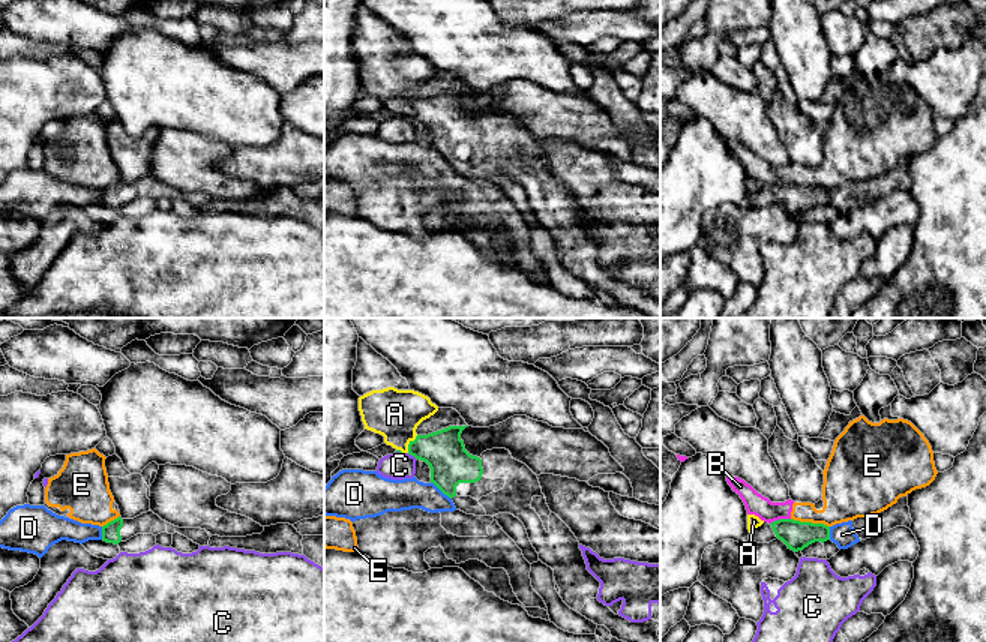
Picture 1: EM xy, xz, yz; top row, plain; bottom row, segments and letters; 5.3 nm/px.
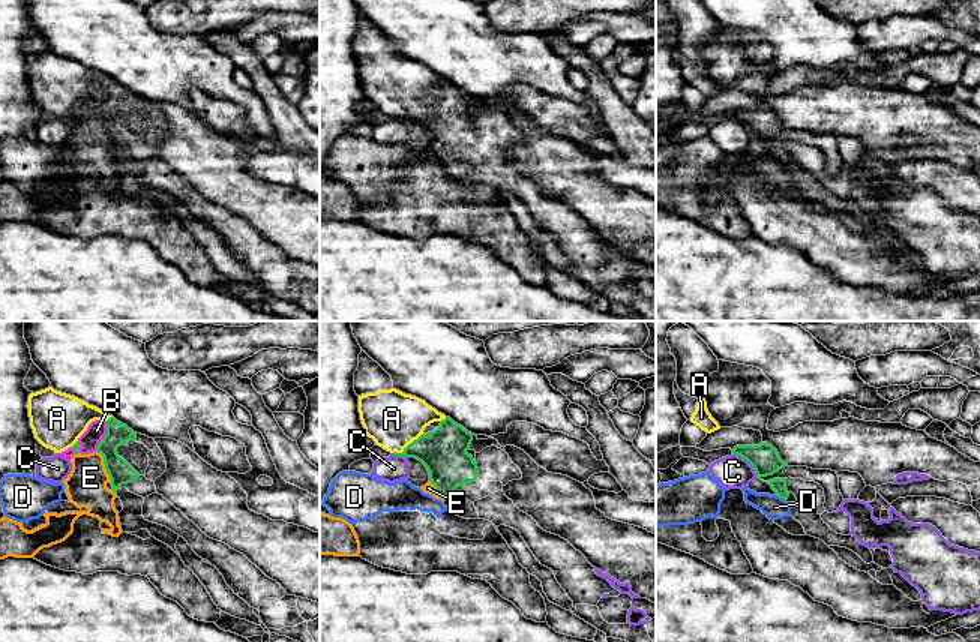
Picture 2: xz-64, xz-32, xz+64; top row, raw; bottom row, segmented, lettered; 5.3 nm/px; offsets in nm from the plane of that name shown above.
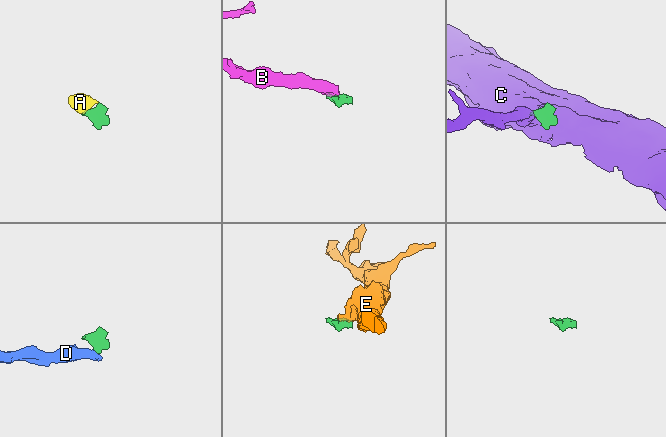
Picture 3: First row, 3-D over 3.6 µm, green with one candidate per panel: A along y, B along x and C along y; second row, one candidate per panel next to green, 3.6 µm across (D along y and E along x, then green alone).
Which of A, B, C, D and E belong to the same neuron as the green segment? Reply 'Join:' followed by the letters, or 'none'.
Join: A

